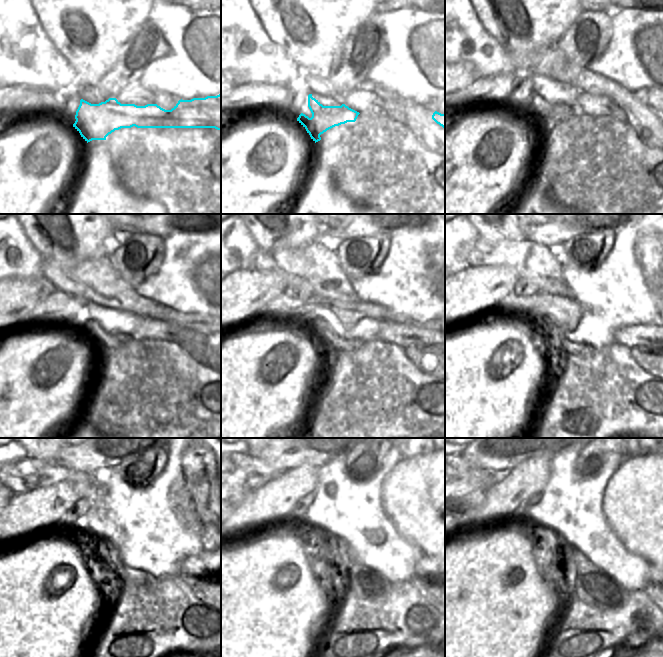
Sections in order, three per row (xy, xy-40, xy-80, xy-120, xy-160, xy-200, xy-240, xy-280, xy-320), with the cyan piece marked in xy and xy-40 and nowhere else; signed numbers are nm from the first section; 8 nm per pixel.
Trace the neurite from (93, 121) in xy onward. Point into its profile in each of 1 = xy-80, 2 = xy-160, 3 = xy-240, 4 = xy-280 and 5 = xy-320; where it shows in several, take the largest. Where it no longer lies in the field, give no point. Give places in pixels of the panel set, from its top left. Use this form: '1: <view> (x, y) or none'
1: xy-80 (546, 113)
2: xy-160 (424, 359)
3: xy-240 (200, 586)
4: xy-280 (423, 585)
5: xy-320 (648, 590)

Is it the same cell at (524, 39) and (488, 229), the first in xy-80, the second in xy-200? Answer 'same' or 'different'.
same

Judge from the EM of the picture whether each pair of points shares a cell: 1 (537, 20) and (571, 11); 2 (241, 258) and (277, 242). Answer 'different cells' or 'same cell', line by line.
1: same cell
2: different cells

